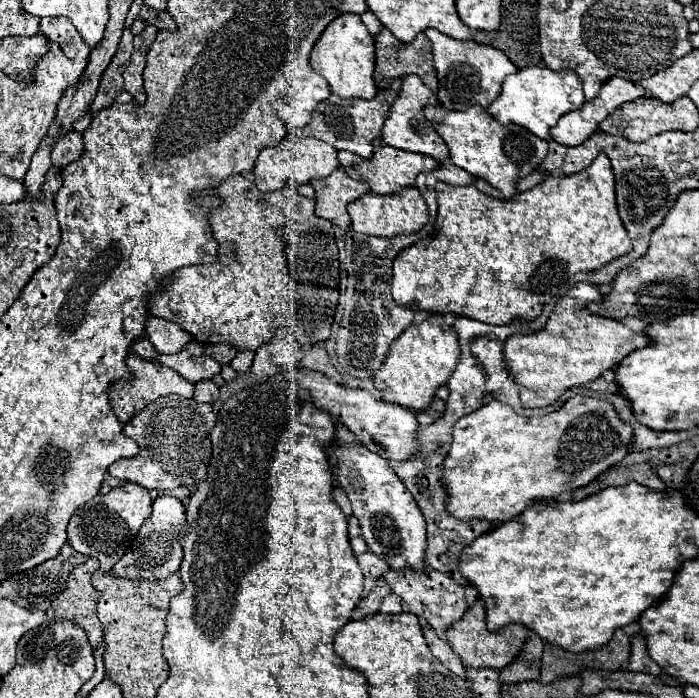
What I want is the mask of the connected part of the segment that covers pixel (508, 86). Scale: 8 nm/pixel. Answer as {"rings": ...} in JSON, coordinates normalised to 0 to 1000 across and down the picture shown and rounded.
{"rings":[[[755,95],[721,115],[718,132],[701,149],[698,163],[718,181],[741,178],[741,181],[750,181],[753,186],[758,186],[764,195],[784,201],[787,198],[784,186],[790,181],[795,181],[795,175],[807,163],[830,158],[835,146],[838,146],[838,140],[833,132],[833,117],[824,112],[824,106],[818,106],[813,100],[790,103],[781,95]]]}

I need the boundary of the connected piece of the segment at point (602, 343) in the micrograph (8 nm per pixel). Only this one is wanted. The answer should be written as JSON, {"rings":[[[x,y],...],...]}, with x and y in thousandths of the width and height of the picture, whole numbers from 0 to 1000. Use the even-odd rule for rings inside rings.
{"rings":[[[825,405],[810,424],[798,430],[778,473],[755,481],[730,481],[721,510],[730,536],[744,553],[750,585],[778,585],[793,579],[810,559],[833,553],[861,539],[861,533],[881,527],[904,501],[930,493],[924,479],[904,479],[901,470],[884,458],[853,453],[841,444],[844,433],[860,433],[854,410]]]}

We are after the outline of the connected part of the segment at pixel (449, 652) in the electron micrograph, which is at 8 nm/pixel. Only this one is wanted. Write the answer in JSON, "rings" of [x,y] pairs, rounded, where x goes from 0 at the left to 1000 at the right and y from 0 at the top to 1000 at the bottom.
{"rings":[[[609,900],[609,903],[607,903],[607,911],[609,911],[609,917],[612,917],[612,928],[618,931],[621,943],[627,943],[627,946],[629,946],[641,960],[647,960],[655,971],[670,974],[670,968],[667,968],[667,954],[661,951],[658,940],[644,928],[644,923],[635,920],[635,917],[629,917],[618,900]]]}

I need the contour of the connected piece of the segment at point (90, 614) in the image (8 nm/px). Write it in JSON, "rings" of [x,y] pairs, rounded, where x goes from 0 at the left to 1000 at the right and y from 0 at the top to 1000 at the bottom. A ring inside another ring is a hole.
{"rings":[[[126,799],[120,811],[112,811],[97,825],[94,845],[77,860],[74,874],[80,888],[103,888],[117,897],[126,908],[129,926],[137,926],[146,917],[146,897],[137,883],[137,845],[132,845],[129,825],[132,817],[140,817],[143,808],[137,799]]]}

